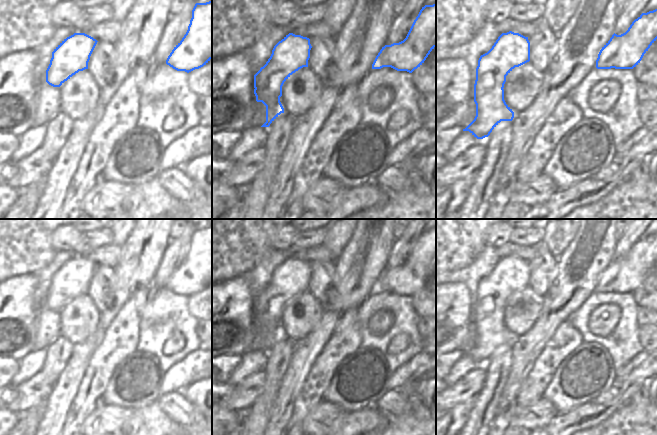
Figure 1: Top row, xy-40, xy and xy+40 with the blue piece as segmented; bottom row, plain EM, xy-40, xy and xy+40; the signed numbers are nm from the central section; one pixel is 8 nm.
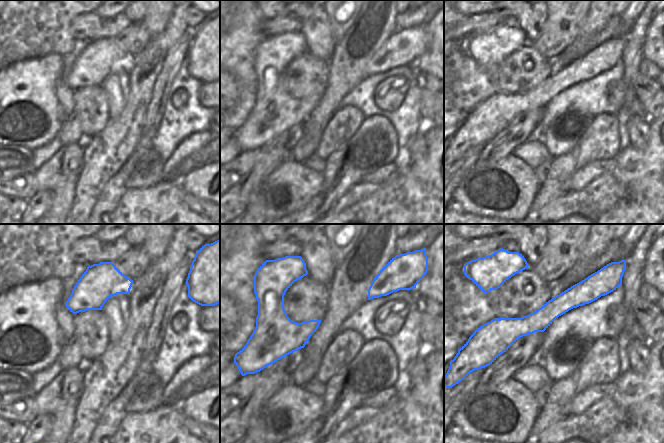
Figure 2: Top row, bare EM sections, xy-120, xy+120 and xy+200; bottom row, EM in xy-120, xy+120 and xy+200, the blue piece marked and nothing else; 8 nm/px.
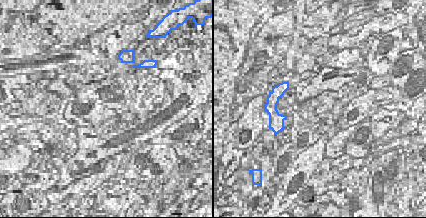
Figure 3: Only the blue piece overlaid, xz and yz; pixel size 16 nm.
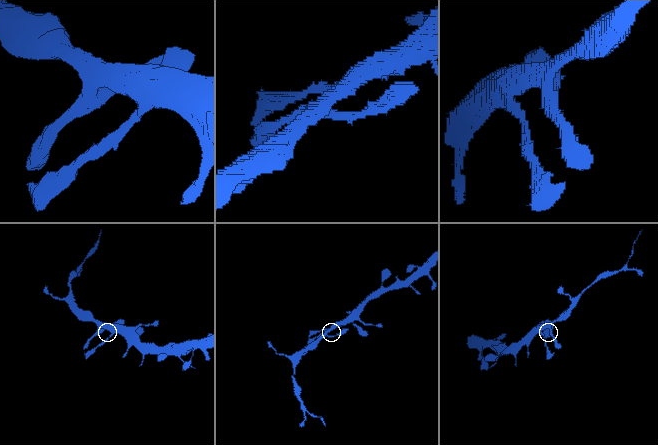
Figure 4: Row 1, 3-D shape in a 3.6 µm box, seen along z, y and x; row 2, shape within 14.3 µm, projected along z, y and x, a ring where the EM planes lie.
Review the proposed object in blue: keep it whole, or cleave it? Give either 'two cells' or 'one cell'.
two cells

